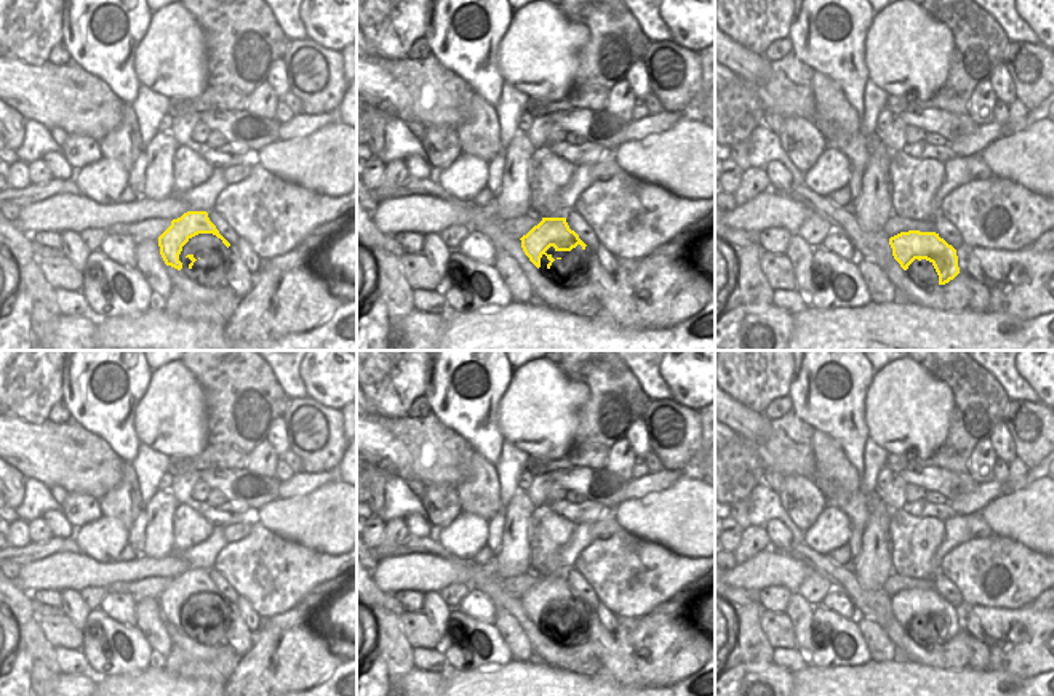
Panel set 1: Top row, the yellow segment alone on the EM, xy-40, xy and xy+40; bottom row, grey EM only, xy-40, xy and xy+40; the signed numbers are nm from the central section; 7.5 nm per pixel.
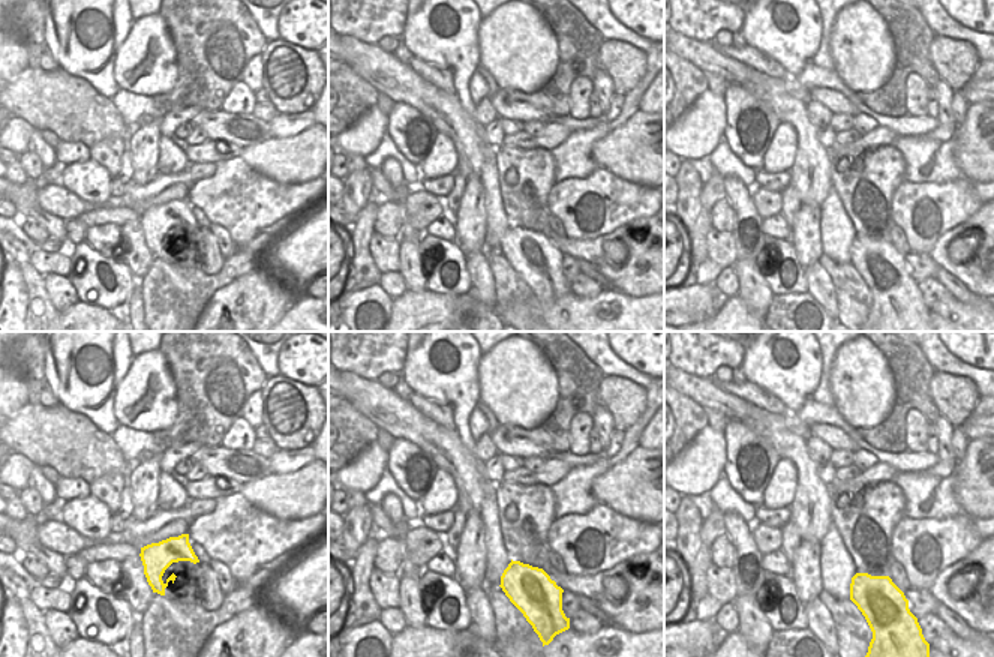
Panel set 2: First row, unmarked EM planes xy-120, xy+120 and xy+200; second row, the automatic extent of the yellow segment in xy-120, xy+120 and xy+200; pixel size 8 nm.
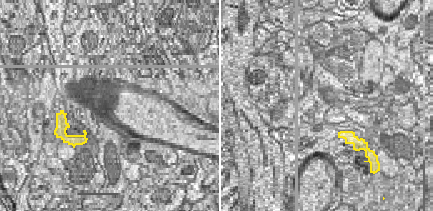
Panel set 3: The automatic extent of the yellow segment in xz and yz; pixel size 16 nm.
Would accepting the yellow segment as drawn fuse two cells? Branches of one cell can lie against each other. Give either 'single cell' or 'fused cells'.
single cell

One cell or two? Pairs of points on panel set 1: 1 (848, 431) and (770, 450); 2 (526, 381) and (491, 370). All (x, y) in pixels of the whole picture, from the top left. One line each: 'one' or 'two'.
1: two
2: two

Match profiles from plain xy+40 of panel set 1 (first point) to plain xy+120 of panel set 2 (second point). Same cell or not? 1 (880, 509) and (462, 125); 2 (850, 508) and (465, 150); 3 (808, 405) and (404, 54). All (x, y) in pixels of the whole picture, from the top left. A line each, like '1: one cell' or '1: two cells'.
1: two cells
2: one cell
3: two cells

